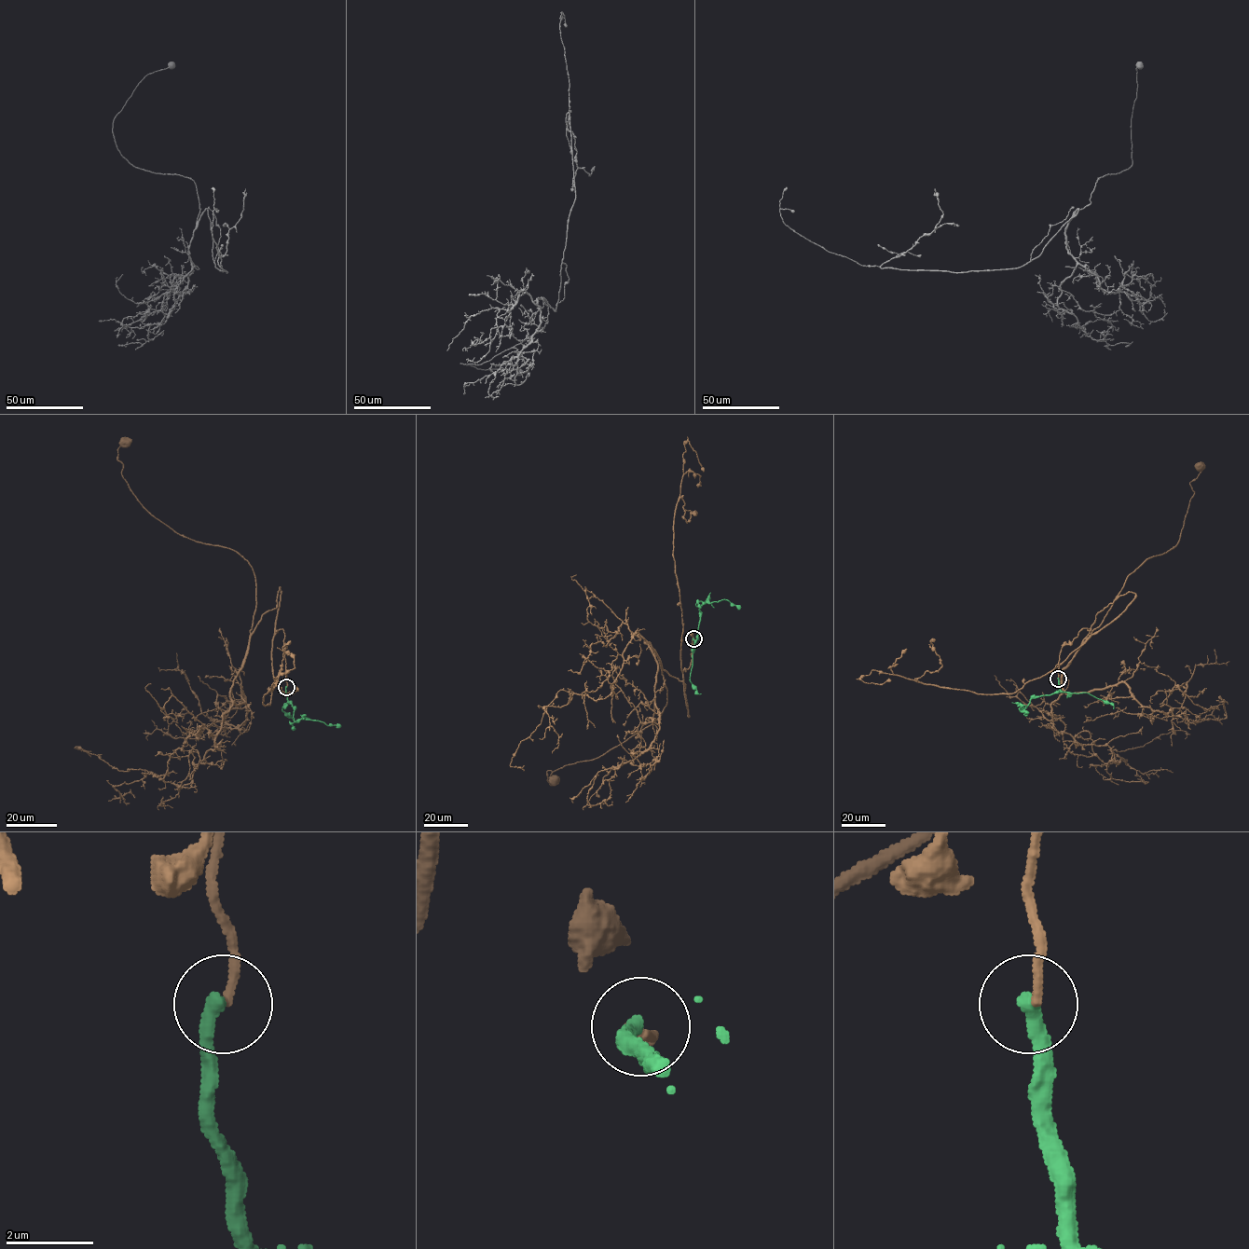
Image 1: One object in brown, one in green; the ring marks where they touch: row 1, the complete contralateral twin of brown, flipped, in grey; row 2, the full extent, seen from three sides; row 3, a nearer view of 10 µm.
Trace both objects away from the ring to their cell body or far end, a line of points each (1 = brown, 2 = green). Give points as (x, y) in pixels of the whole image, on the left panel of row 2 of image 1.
1: (286, 687), (284, 633), (274, 636), (280, 586), (250, 636), (250, 565), (156, 519), (121, 473), (125, 443)
2: (286, 687), (287, 700), (294, 708), (293, 718), (296, 721), (315, 720), (340, 727)

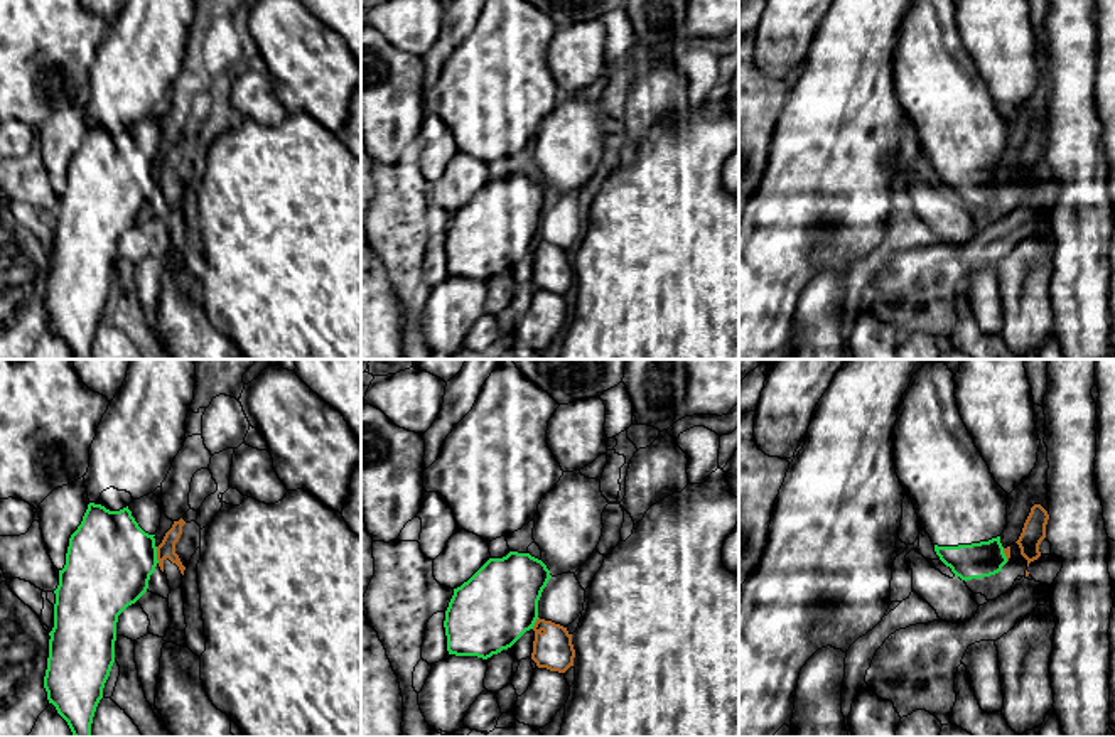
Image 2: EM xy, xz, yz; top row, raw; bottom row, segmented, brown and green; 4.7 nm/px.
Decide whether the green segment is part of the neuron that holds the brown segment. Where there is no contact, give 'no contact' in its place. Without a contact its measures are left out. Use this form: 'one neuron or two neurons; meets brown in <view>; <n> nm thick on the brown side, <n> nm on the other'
two neurons; meets brown in xy; 80 nm thick on the brown side, 420 nm on the other

